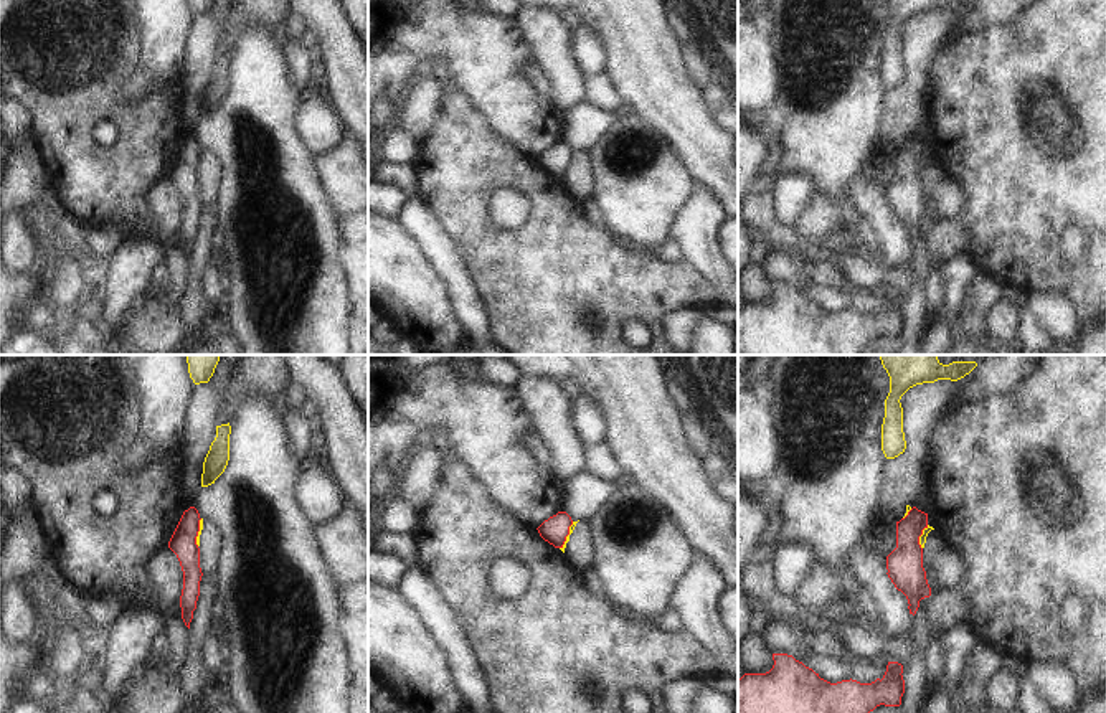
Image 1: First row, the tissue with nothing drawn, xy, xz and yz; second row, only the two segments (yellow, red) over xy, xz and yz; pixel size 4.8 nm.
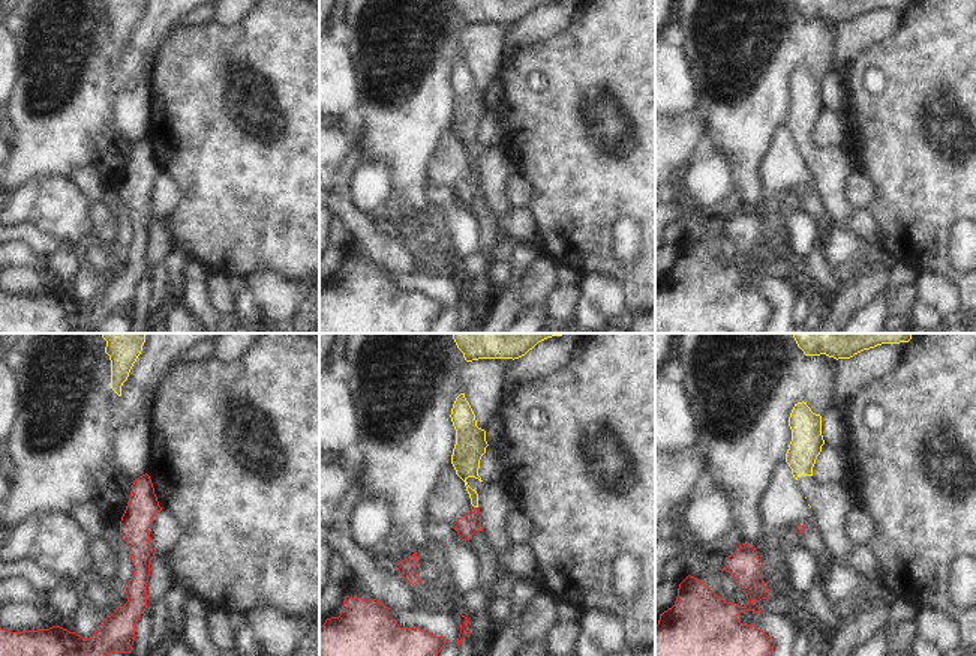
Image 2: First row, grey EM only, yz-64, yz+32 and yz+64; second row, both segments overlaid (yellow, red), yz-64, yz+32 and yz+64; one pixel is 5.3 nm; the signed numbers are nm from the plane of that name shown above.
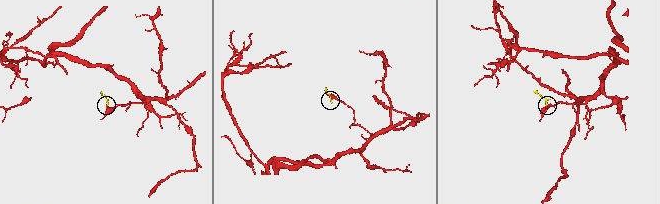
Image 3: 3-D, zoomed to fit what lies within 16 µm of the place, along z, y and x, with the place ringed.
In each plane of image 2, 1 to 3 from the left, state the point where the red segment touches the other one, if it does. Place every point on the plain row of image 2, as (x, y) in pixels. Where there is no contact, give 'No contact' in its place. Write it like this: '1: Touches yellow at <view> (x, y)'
1: No contact
2: Touches yellow at yz+32 (474, 170)
3: No contact

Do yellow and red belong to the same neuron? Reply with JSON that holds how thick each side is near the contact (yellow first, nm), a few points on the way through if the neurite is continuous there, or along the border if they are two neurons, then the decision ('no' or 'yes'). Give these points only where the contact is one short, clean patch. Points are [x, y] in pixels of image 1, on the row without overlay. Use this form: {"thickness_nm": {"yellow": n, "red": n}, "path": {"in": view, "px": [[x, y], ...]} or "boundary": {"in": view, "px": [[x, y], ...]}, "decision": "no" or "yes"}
{"thickness_nm": {"yellow": 20, "red": 130}, "boundary": {"in": "xz", "px": [[573, 152], [560, 179]]}, "decision": "no"}

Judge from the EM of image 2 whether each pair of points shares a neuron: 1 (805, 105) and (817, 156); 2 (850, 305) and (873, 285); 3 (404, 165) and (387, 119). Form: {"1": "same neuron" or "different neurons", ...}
{"1": "same neuron", "2": "same neuron", "3": "same neuron"}

